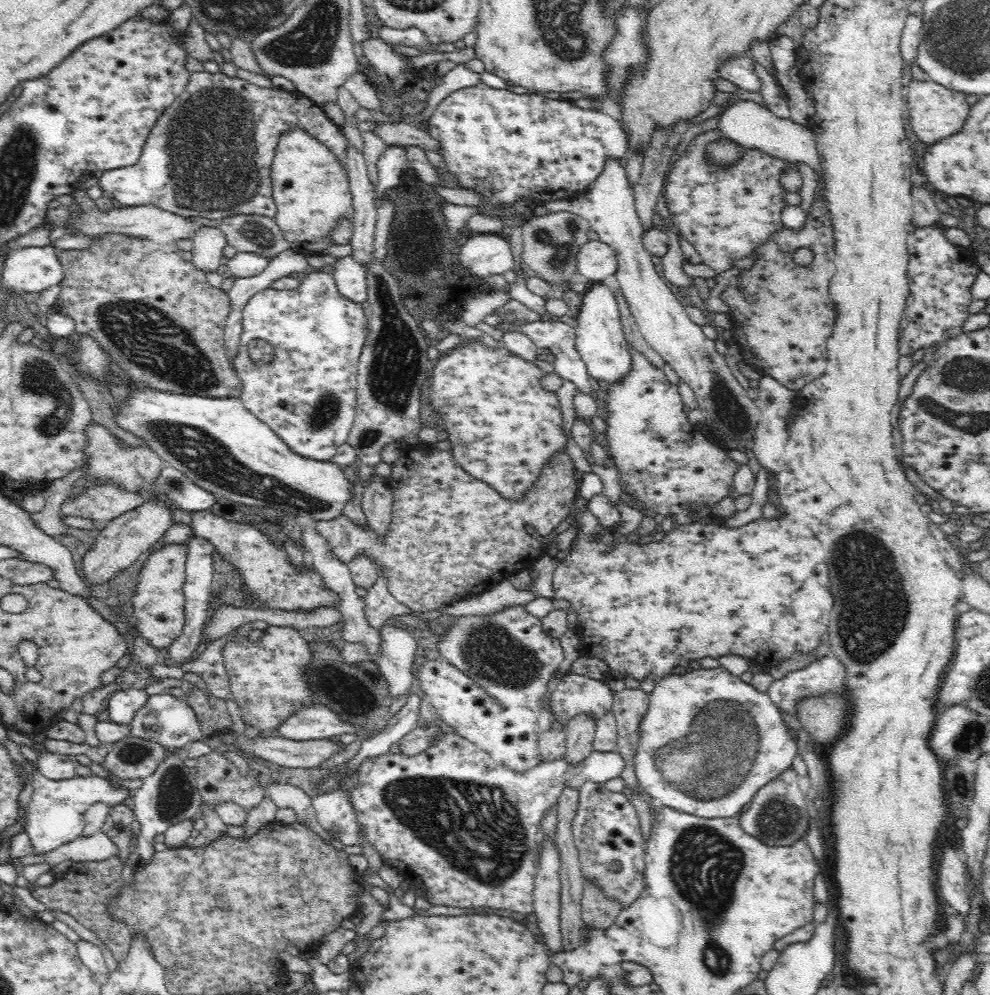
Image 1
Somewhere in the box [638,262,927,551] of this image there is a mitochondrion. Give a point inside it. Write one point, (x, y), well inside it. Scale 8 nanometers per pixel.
(734, 417)

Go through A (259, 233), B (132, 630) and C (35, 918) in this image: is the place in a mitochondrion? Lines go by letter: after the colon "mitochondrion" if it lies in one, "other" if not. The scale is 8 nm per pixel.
A: mitochondrion
B: other
C: other

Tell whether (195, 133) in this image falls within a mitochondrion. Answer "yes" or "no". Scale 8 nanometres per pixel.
no

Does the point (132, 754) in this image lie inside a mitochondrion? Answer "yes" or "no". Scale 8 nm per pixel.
yes

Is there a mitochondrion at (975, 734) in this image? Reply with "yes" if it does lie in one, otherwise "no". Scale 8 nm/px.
yes

